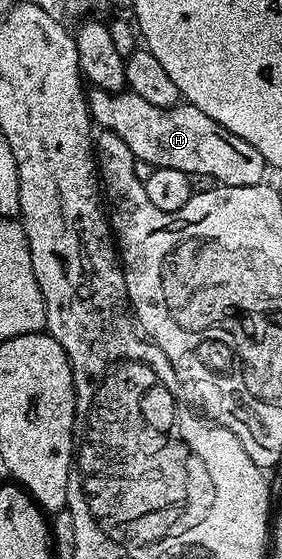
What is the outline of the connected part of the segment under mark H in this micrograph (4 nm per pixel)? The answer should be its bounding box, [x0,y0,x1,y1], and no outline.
[86,88,265,187]

